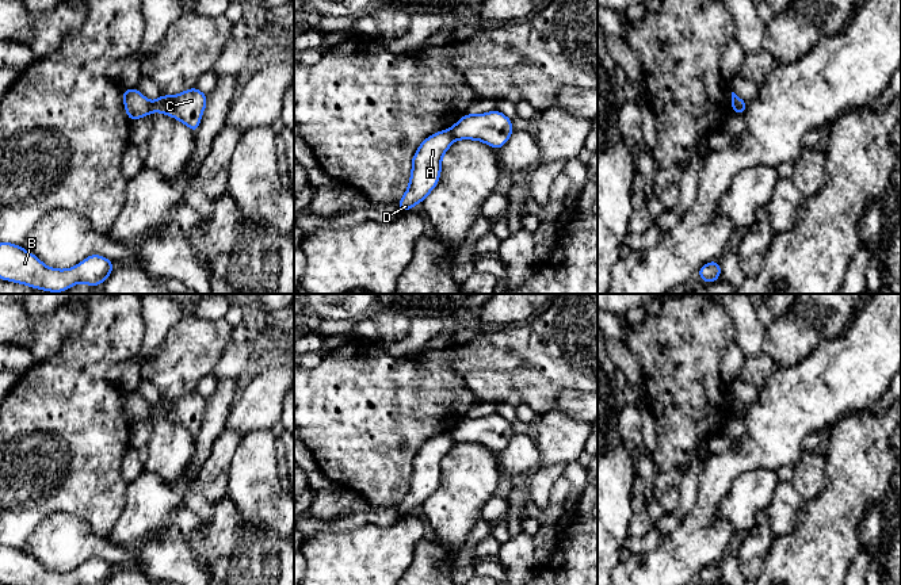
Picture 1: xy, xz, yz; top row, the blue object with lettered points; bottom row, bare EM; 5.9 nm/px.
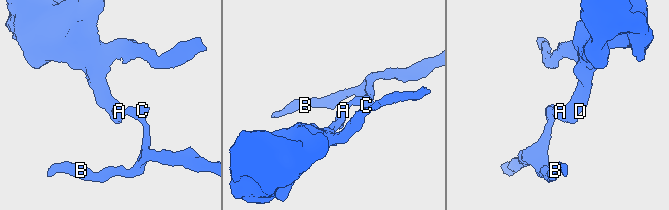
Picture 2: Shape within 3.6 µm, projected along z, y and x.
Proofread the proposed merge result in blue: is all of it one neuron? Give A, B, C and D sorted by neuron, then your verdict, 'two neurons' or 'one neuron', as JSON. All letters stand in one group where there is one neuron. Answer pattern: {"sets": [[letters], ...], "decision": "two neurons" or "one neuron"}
{"sets": [["A", "D"], ["B", "C"]], "decision": "two neurons"}

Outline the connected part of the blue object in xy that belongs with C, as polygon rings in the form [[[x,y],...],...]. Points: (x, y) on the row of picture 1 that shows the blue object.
[[[195,87],[182,93],[167,96],[161,95],[150,103],[152,111],[167,114],[187,125],[192,134],[196,133],[202,114],[207,103],[207,95]]]

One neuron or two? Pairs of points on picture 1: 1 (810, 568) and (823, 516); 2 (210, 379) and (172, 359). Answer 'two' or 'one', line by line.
1: one
2: two

